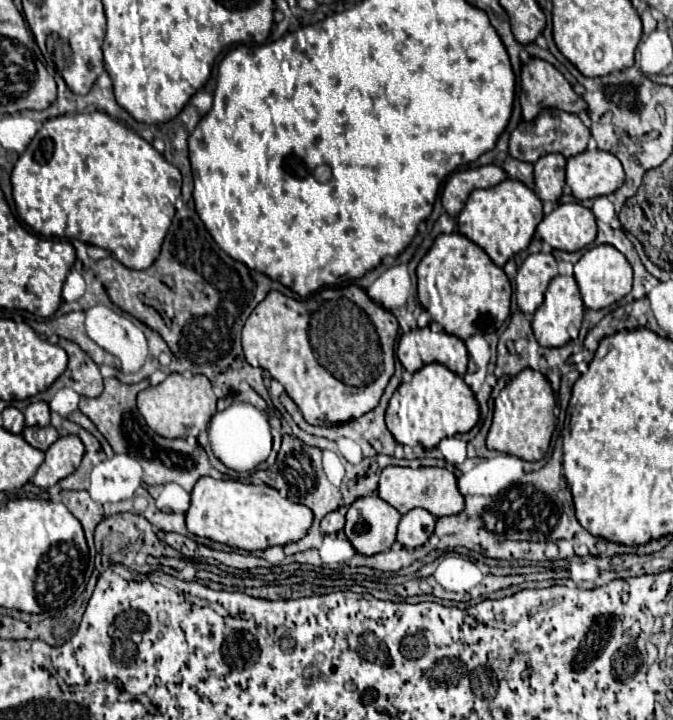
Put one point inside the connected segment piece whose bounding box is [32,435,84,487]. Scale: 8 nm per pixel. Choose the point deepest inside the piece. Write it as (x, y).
(63, 458)

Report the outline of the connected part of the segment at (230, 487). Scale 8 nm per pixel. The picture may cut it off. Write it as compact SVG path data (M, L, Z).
M202 477L192 489L192 503L186 513L188 531L208 537L232 549L264 551L274 545L300 541L314 521L314 513L306 505L298 505L278 495L274 487L252 485L234 479Z

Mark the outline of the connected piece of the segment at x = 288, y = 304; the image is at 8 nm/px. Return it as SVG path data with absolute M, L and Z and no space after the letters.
M358 285L342 289L328 287L318 291L316 299L310 301L298 301L278 291L270 291L244 323L242 348L250 365L266 369L272 379L286 389L310 425L336 425L358 419L378 405L390 377L394 375L396 335L398 319L370 301L366 291Z

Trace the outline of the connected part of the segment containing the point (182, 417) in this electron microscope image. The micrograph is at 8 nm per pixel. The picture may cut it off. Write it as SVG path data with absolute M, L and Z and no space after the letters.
M170 373L160 385L148 387L138 393L138 411L146 419L148 427L162 437L178 439L186 437L188 431L198 437L200 431L206 431L212 415L216 413L216 395L204 375L188 377L180 373Z

